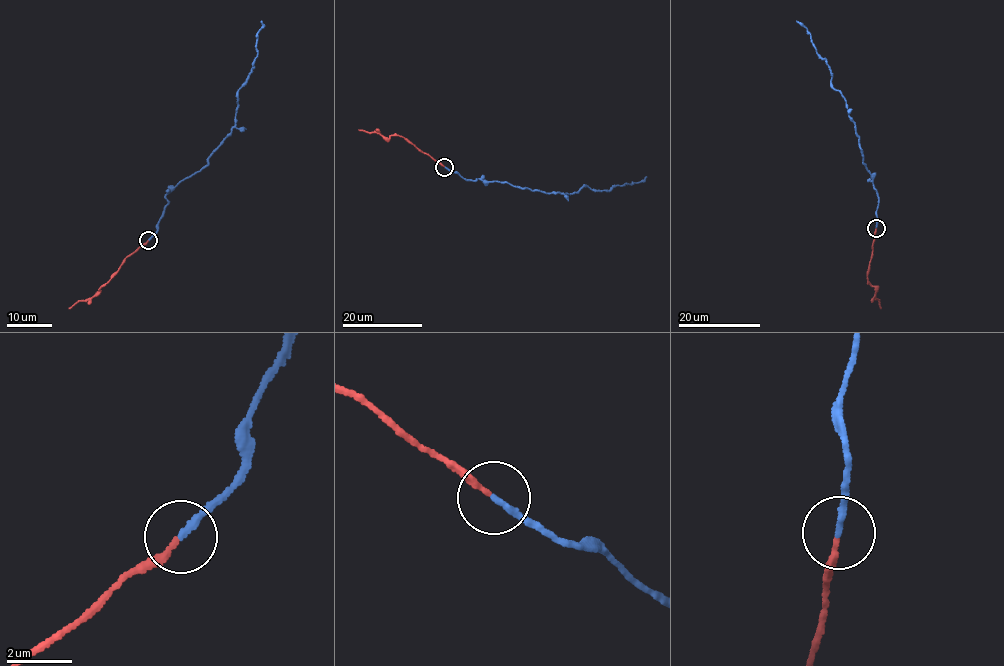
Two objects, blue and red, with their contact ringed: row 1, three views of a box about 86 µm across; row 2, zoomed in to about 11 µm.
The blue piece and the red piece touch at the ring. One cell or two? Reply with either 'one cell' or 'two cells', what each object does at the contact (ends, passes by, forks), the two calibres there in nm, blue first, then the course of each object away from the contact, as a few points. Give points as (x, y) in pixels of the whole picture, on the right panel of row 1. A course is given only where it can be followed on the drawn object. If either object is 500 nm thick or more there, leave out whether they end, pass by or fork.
one cell; blue ends there; red ends there; 200 nm thick on the blue side, 190 nm on the other; blue runs (876, 228), (878, 200), (863, 163), (844, 97), (832, 86), (826, 60), (796, 20); red runs (876, 228), (867, 277), (876, 290), (875, 298), (880, 300), (881, 308)

